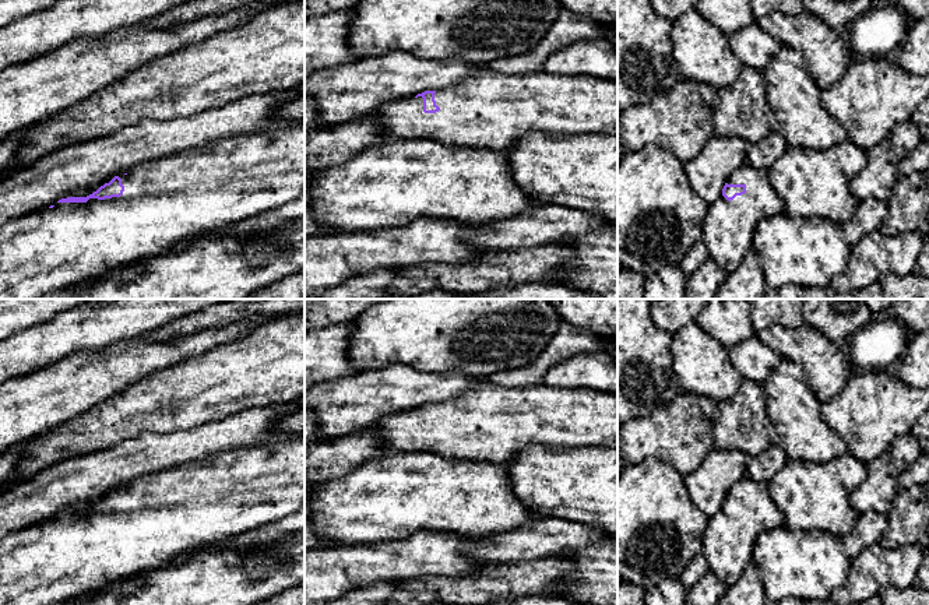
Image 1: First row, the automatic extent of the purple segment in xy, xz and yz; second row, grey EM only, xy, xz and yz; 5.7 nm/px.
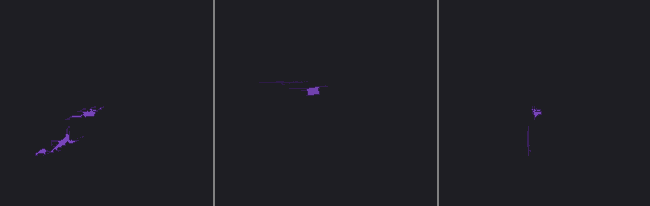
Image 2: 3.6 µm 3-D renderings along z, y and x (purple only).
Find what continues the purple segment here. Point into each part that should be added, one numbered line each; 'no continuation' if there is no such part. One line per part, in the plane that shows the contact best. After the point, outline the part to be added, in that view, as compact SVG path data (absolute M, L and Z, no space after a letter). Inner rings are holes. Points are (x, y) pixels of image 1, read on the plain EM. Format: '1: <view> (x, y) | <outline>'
1: xy (192, 506) | M305 435L281 439L254 449L224 451L210 465L190 462L187 465L175 467L169 471L161 471L154 476L131 482L119 490L124 499L124 504L120 510L105 513L89 511L87 516L56 516L53 521L45 521L36 527L25 528L24 531L3 539L0 542L0 605L56 605L57 602L63 602L82 594L99 591L103 587L129 576L148 573L163 567L169 564L180 552L191 552L197 548L211 546L219 541L229 539L256 530L264 524L288 517L305 506Z

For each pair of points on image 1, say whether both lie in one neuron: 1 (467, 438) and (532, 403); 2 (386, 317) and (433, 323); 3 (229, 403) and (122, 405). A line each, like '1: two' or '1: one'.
1: one
2: one
3: one

